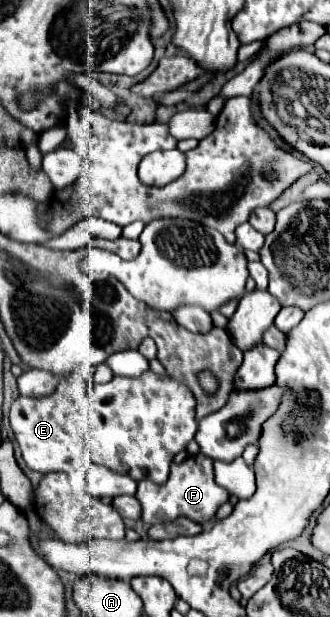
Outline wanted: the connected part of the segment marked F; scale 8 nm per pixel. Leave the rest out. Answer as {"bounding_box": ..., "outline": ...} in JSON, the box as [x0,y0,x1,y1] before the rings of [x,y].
{"bounding_box":[135,454,229,526],"outline":[[[199,454],[189,456],[183,464],[171,464],[171,474],[165,484],[141,480],[135,496],[143,504],[143,522],[149,526],[173,522],[181,516],[203,524],[211,520],[217,508],[229,500],[229,494],[225,492],[225,488],[217,486],[213,480],[213,460],[207,456],[199,456]]]}

